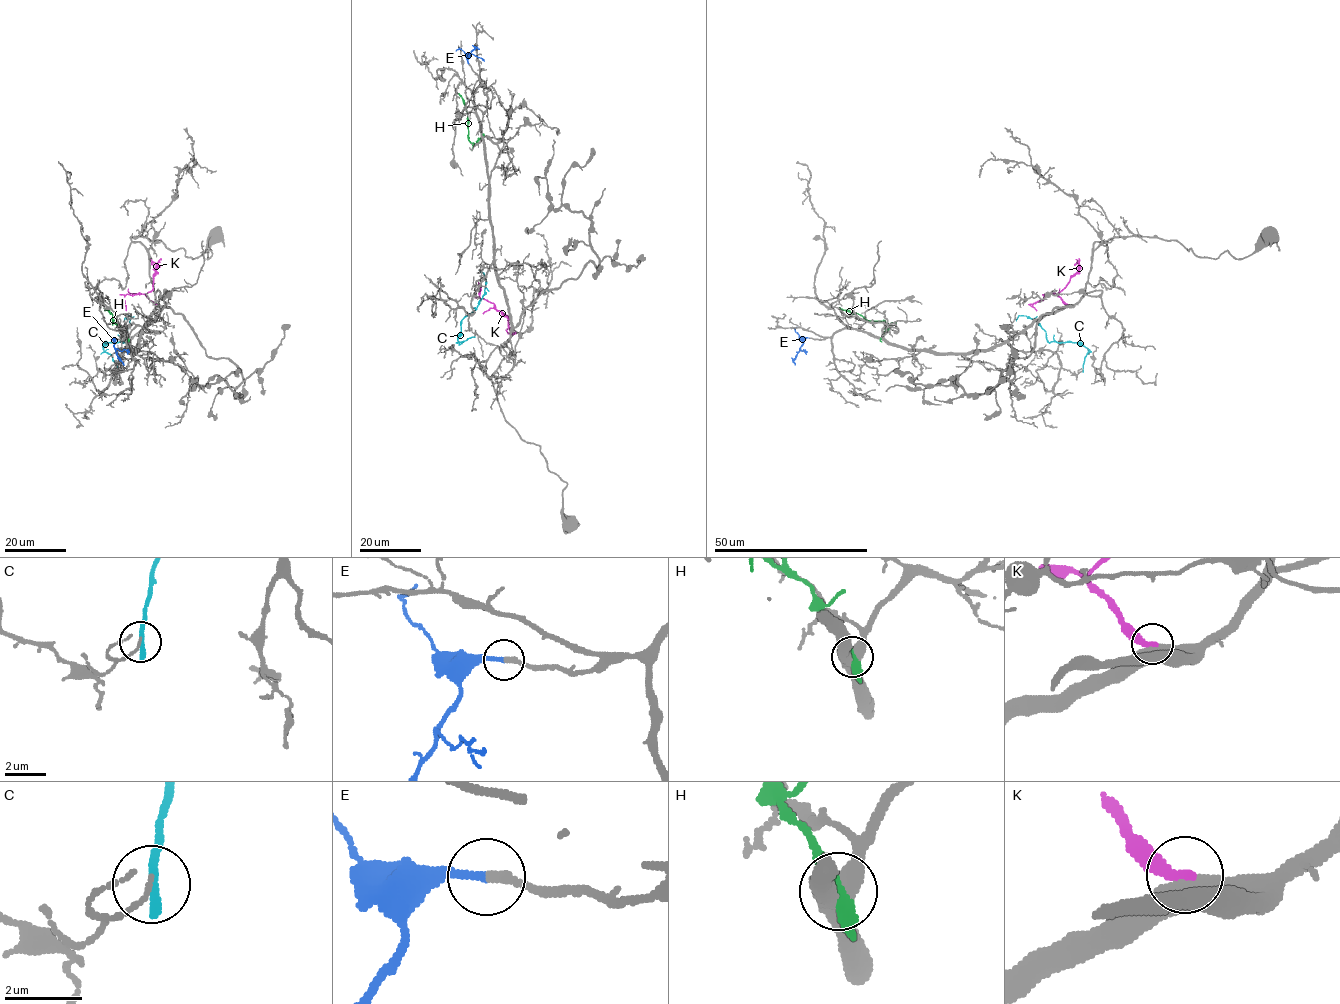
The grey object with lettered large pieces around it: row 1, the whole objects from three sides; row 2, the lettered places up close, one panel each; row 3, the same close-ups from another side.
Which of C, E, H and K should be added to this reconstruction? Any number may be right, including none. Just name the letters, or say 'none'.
E

